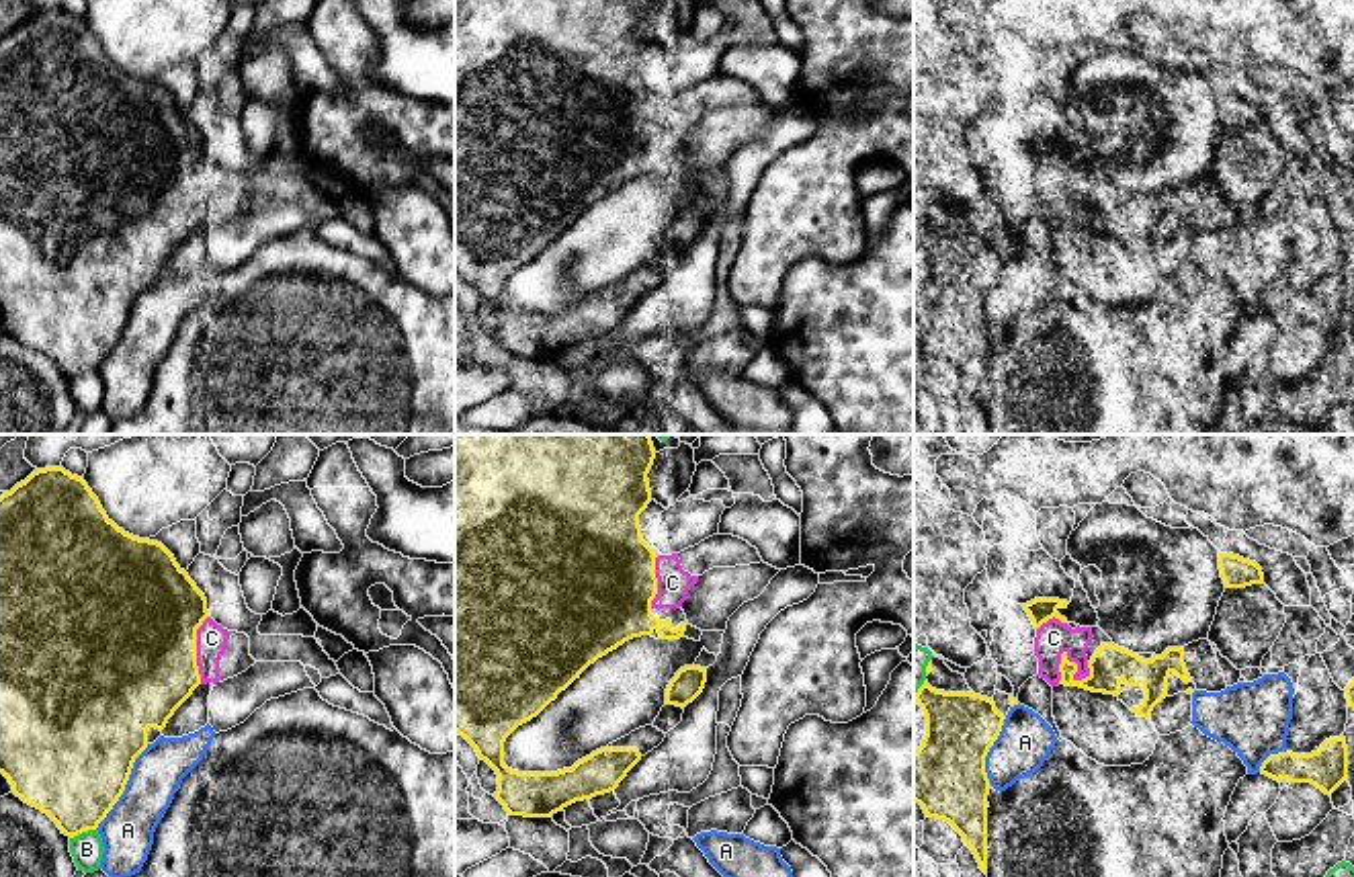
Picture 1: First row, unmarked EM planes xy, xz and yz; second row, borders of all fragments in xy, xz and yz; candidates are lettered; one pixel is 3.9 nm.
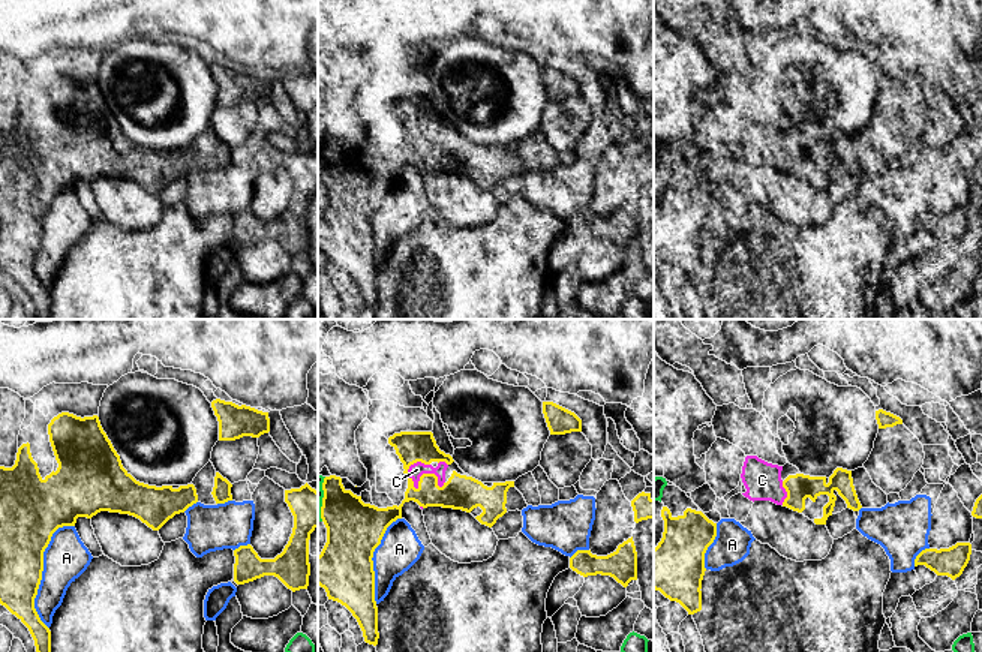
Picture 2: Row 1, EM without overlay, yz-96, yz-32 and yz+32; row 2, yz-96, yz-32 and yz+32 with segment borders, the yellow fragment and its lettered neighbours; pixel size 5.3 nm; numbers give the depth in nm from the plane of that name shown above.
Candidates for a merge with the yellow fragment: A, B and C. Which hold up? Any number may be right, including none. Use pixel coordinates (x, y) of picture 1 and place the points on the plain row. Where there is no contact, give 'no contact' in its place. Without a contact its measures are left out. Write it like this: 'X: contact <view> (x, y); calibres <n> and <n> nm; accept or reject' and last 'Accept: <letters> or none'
A: contact xy (123, 328); calibres 500 and 200 nm; reject
B: contact xy (82, 371); calibres 420 and 130 nm; reject
C: contact yz (1072, 203); calibres 150 and 140 nm; accept
Accept: C

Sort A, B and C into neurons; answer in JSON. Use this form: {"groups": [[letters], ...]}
{"groups": [["A"], ["B"], ["C"]]}

